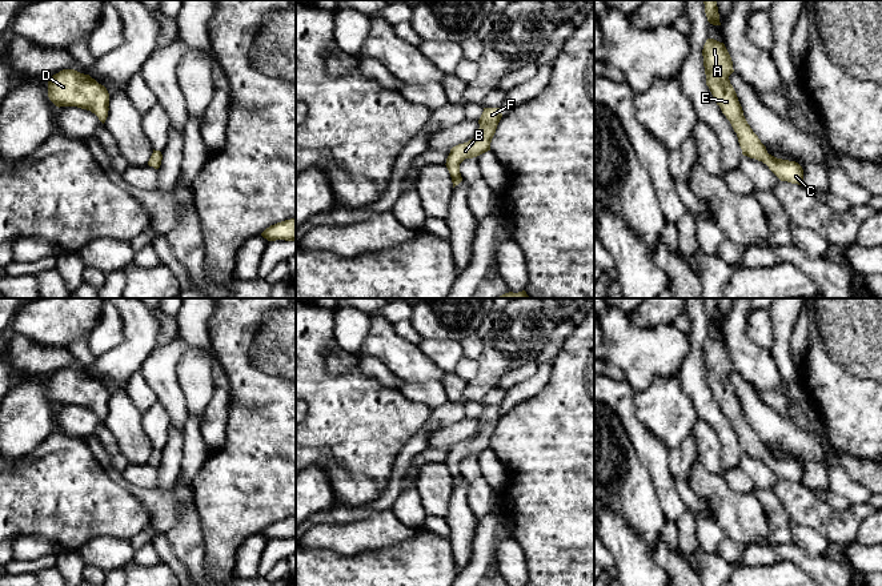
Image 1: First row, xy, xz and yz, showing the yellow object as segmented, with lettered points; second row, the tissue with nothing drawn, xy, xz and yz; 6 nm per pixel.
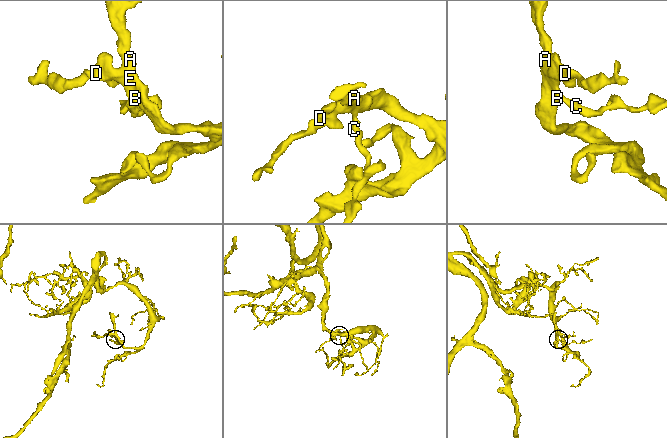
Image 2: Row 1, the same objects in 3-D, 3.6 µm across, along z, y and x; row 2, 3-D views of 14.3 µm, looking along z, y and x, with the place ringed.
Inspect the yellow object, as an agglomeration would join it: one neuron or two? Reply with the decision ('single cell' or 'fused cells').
single cell

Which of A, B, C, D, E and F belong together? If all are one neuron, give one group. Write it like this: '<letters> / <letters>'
A B C D E F

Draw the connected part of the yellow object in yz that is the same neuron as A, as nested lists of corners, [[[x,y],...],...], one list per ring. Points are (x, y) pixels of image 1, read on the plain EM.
[[[707,337],[702,348],[702,354],[706,384],[737,432],[742,453],[766,462],[781,479],[803,485],[802,465],[795,459],[782,458],[769,453],[766,445],[747,422],[737,392],[729,378],[734,368],[725,342],[714,337]]]

